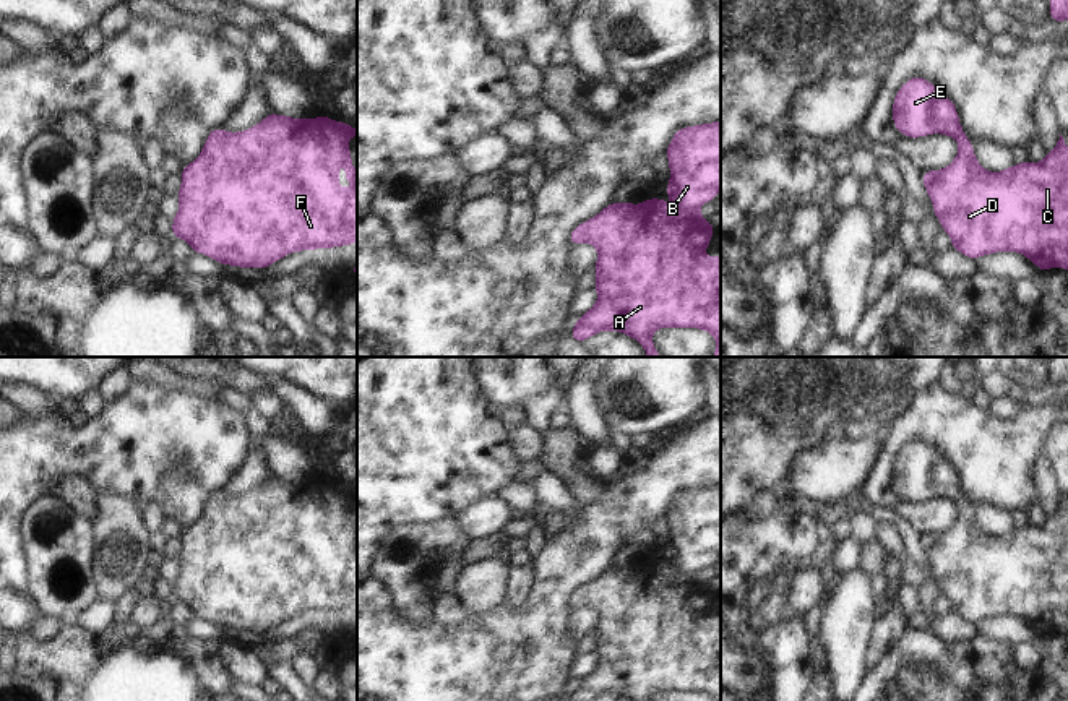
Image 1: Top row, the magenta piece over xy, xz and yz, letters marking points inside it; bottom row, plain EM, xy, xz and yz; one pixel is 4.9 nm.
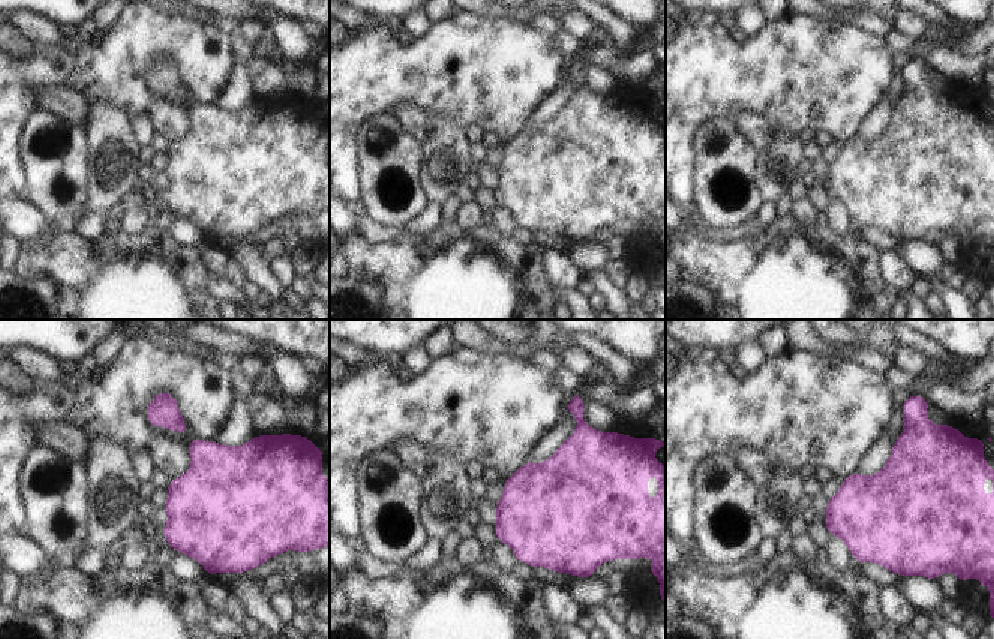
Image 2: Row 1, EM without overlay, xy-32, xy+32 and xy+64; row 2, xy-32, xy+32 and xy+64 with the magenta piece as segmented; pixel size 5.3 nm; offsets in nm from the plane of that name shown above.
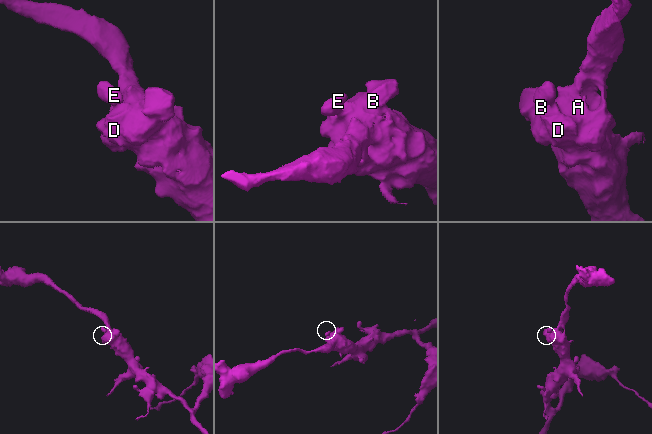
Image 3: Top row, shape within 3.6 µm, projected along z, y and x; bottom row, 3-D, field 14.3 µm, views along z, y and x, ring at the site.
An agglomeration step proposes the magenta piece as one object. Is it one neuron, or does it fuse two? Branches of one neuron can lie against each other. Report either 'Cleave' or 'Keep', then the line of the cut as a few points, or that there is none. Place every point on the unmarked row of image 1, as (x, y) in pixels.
Keep. No split.

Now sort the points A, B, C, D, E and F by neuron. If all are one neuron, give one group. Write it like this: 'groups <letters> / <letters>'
groups A B C D E F

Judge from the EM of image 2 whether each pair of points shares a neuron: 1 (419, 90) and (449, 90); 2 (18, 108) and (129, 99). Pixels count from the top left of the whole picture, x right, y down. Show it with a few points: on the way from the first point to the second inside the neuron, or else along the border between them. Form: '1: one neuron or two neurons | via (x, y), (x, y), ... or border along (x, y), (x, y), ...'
1: one neuron | via (426, 90), (441, 90)
2: one neuron | via (32, 77), (35, 74), (98, 74)

